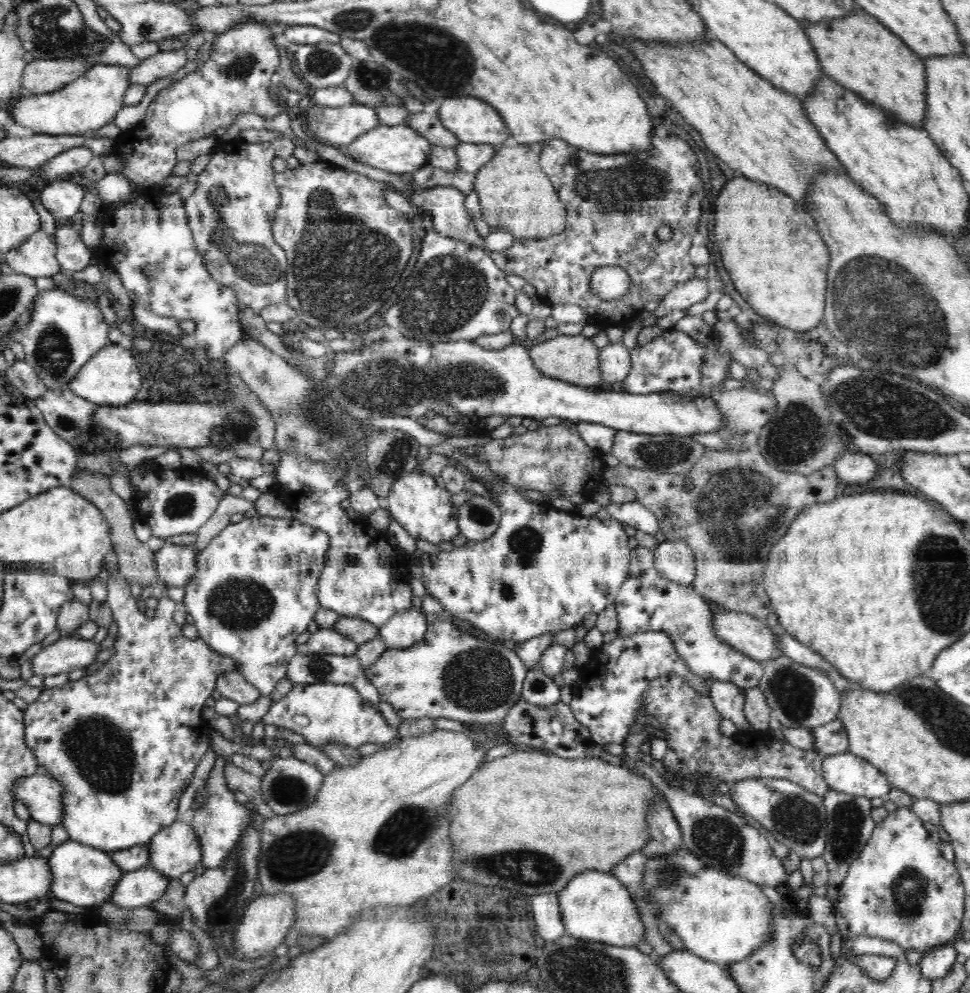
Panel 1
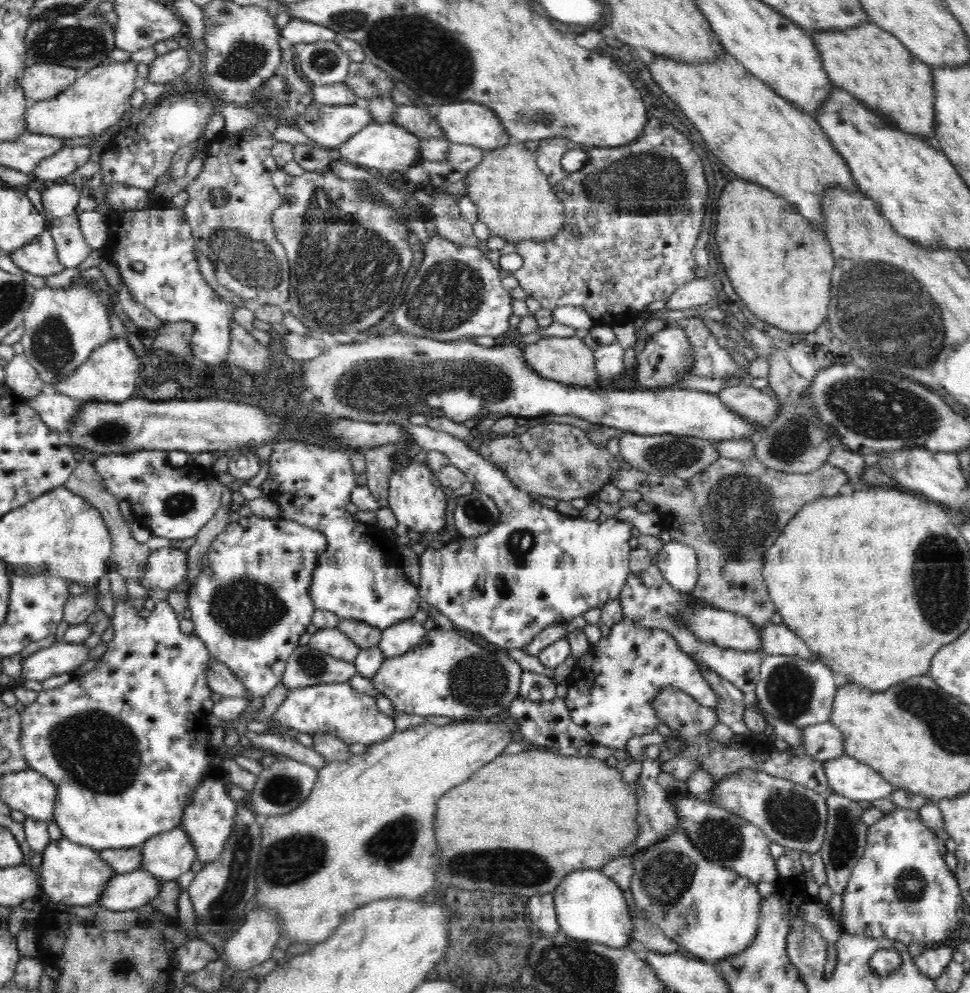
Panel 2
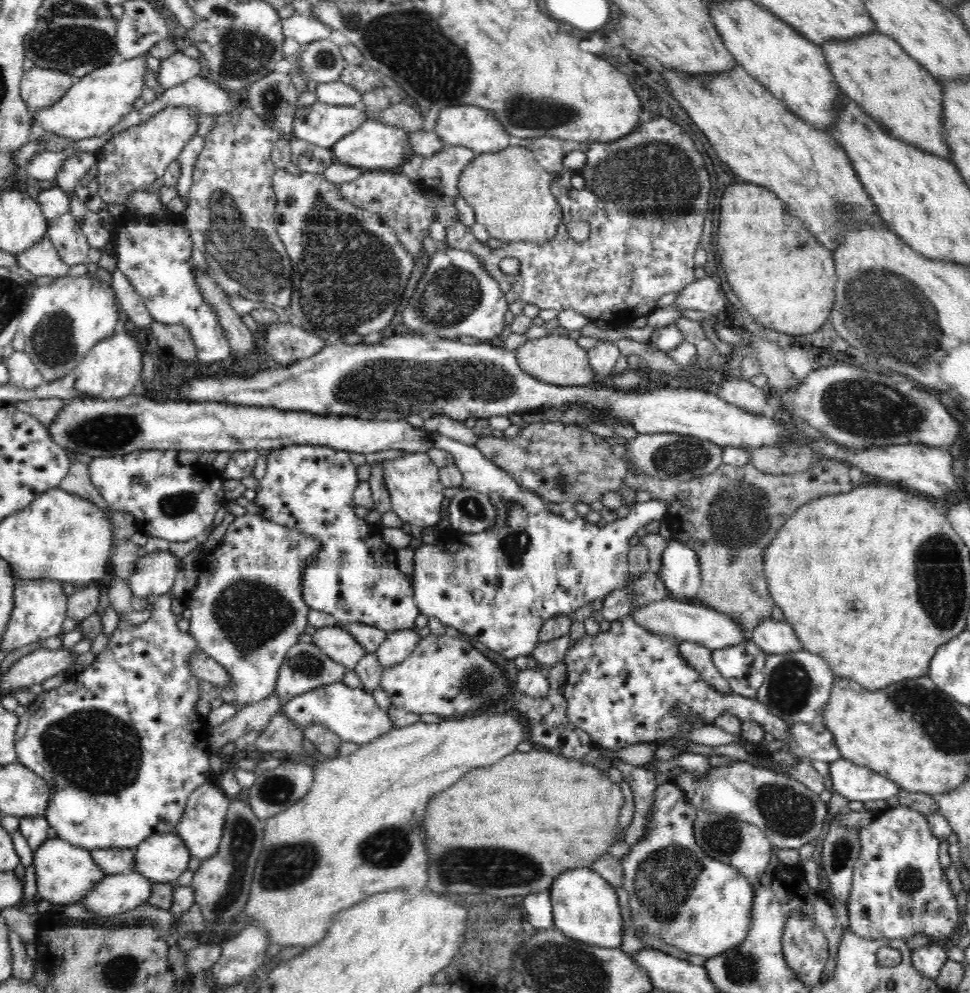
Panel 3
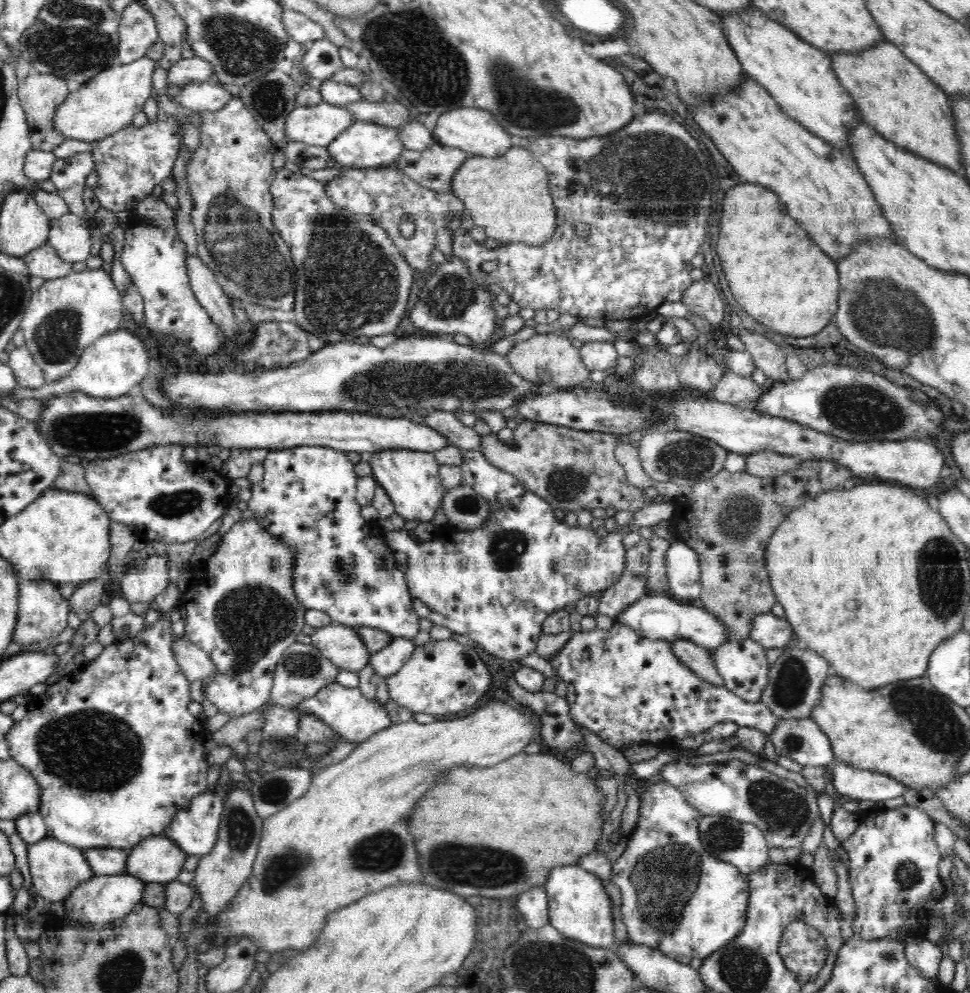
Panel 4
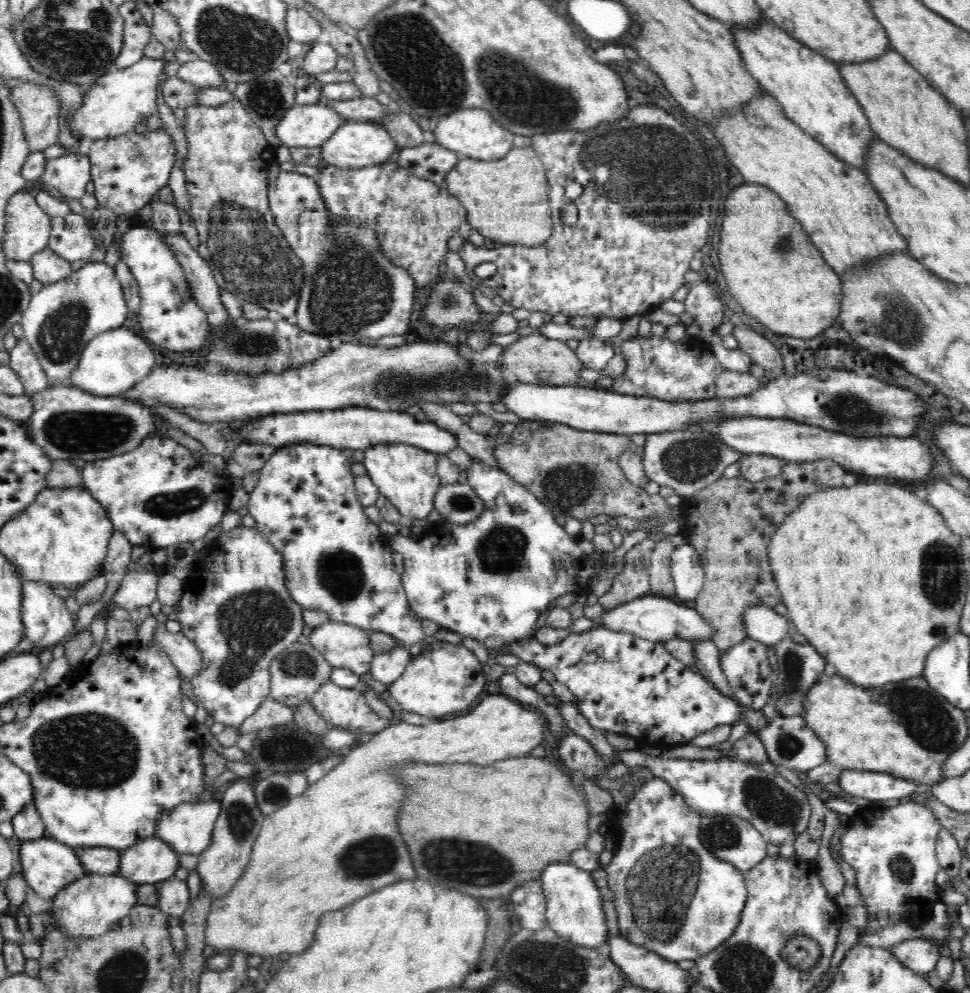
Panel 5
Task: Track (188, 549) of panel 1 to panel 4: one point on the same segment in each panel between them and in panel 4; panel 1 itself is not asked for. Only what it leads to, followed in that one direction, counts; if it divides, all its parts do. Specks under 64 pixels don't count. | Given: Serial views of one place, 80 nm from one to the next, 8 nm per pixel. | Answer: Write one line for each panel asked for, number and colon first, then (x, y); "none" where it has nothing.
2: (165, 568)
3: (155, 573)
4: (146, 579)

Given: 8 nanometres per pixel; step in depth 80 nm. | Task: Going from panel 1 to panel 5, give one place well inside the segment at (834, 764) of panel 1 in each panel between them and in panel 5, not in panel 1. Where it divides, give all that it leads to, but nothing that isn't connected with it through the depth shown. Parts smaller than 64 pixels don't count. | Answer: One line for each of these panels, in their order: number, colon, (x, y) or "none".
2: (847, 776)
3: (854, 782)
4: (858, 784)
5: (873, 786)

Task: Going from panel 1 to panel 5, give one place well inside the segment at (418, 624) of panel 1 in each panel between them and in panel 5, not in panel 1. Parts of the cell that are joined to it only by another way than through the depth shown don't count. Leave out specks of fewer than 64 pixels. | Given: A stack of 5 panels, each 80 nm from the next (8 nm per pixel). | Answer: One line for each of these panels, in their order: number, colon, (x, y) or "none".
2: (402, 637)
3: (398, 646)
4: (387, 662)
5: (386, 668)

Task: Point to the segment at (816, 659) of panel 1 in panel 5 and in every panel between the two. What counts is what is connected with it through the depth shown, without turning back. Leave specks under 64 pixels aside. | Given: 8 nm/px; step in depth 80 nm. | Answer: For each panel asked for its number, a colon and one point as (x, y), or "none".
2: (777, 639)
3: (774, 637)
4: (769, 631)
5: (763, 624)

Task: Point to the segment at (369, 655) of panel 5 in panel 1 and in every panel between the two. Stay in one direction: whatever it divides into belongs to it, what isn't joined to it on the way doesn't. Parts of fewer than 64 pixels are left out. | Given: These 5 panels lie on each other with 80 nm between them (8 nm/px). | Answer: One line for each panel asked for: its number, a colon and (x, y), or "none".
1: (329, 641)
2: (333, 642)
3: (334, 641)
4: (342, 645)

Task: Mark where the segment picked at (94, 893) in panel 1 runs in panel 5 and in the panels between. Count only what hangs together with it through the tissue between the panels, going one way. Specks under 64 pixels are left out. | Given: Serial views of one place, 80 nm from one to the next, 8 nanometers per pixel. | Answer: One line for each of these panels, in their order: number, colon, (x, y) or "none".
2: (71, 874)
3: (65, 873)
4: (56, 868)
5: (47, 865)

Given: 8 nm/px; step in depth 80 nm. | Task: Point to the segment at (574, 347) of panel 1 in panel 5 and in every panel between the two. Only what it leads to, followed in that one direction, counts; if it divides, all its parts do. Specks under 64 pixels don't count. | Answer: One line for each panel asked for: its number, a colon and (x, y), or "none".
2: (568, 360)
3: (558, 359)
4: (551, 361)
5: (535, 359)

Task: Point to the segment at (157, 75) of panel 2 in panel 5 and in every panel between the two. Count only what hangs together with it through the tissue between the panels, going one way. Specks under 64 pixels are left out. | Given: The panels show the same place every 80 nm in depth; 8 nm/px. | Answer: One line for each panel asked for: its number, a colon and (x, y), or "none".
3: (177, 68)
4: (195, 69)
5: (199, 72)

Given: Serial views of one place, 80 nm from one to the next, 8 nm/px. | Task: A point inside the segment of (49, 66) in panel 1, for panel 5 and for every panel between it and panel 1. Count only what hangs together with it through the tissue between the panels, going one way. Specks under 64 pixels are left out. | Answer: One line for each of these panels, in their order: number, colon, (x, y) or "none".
2: (41, 81)
3: (40, 87)
4: (39, 94)
5: (37, 106)

